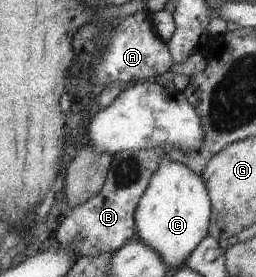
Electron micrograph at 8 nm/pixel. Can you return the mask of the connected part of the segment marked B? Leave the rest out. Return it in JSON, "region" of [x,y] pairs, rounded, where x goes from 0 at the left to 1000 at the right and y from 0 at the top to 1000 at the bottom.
{"region":[[[594,531],[535,545],[469,545],[441,563],[398,686],[328,736],[270,758],[266,780],[223,816],[219,866],[234,892],[297,903],[305,928],[434,921],[531,838],[523,769],[590,635],[648,563],[652,534]]]}

